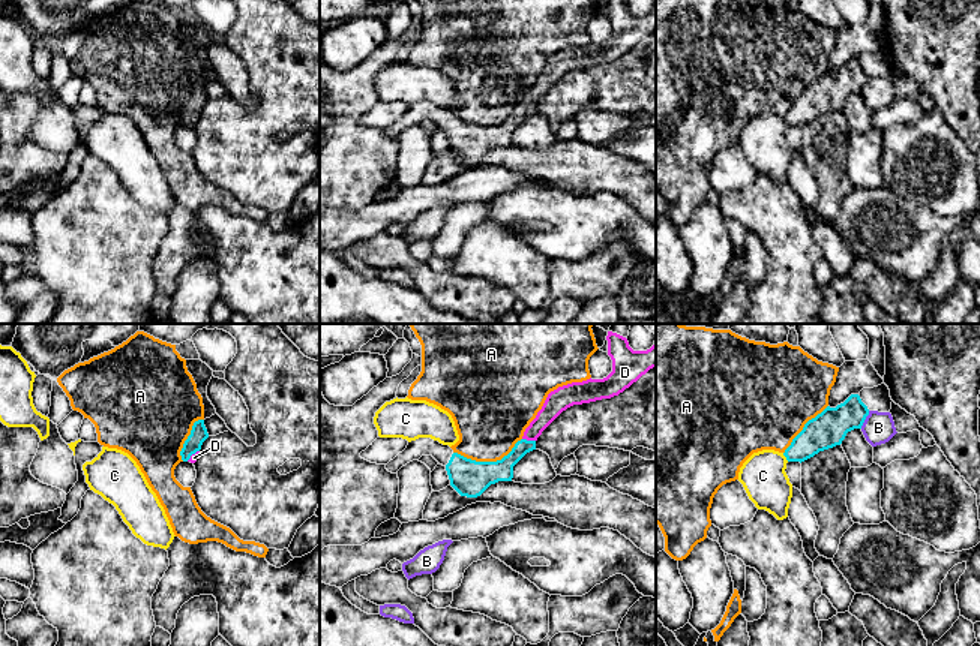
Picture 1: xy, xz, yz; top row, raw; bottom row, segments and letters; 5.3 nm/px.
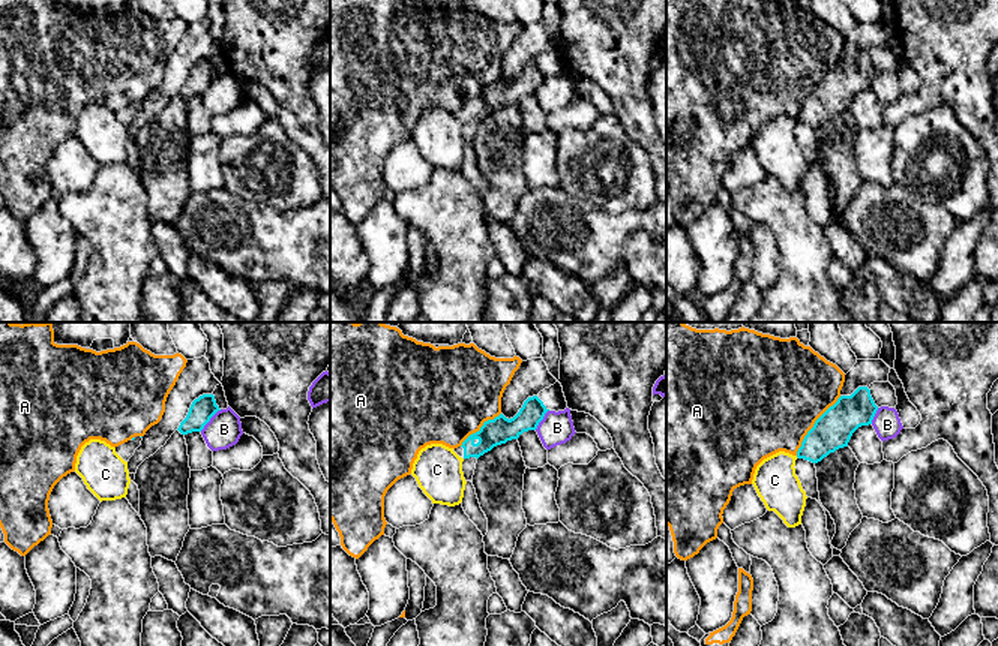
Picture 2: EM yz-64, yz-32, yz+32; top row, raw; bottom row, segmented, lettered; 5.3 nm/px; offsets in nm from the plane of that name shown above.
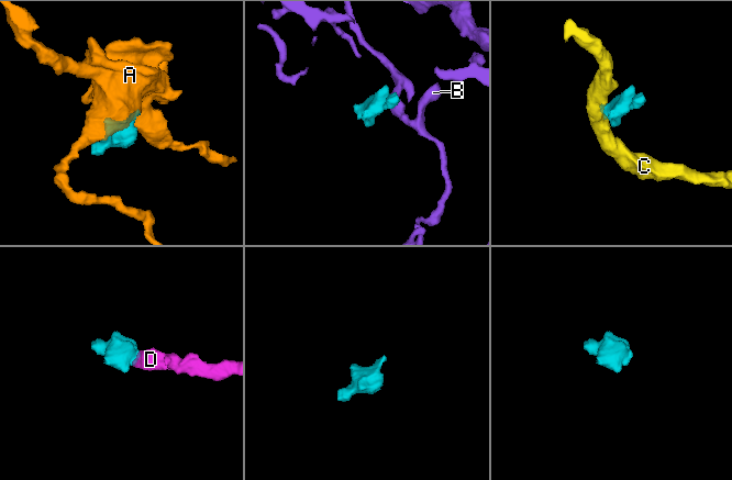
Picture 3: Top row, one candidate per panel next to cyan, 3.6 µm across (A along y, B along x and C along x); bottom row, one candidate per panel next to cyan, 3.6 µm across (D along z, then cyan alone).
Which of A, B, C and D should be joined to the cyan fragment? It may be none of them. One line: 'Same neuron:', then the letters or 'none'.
Same neuron: D

